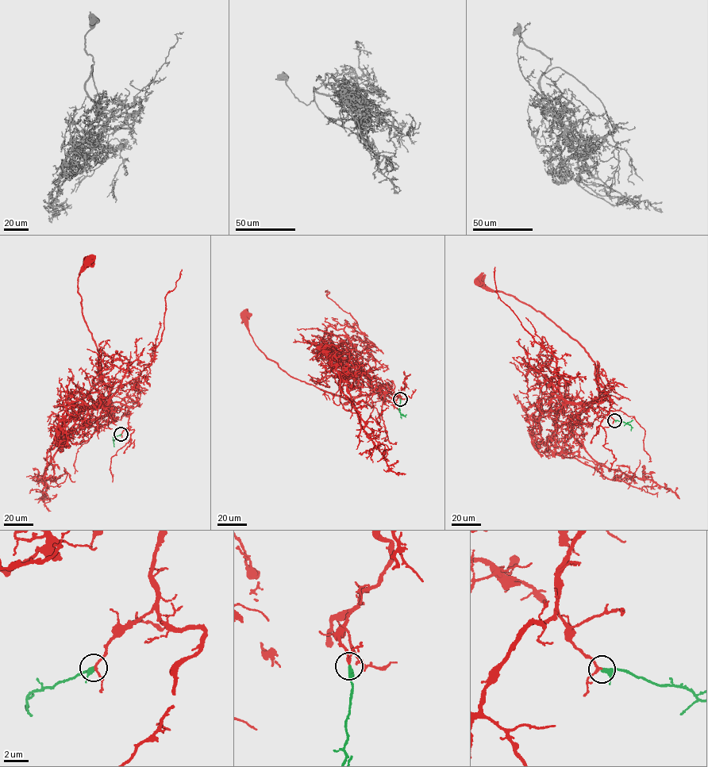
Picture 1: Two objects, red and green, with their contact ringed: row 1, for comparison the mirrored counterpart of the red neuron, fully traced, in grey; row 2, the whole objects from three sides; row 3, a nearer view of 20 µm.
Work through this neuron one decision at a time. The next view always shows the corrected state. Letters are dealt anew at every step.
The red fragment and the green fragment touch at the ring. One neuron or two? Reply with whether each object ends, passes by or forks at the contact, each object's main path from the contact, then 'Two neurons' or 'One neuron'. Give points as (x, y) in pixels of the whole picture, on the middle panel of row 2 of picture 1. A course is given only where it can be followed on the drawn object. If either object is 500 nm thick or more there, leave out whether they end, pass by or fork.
At the ring red passes by. At the ring green passes by. Course of red: (400, 399), (400, 393), (397, 396), (387, 392), (346, 399), (293, 377), (256, 347), (249, 332), (244, 315). Course of green: (400, 399), (399, 412), (403, 416), (406, 415). One neuron

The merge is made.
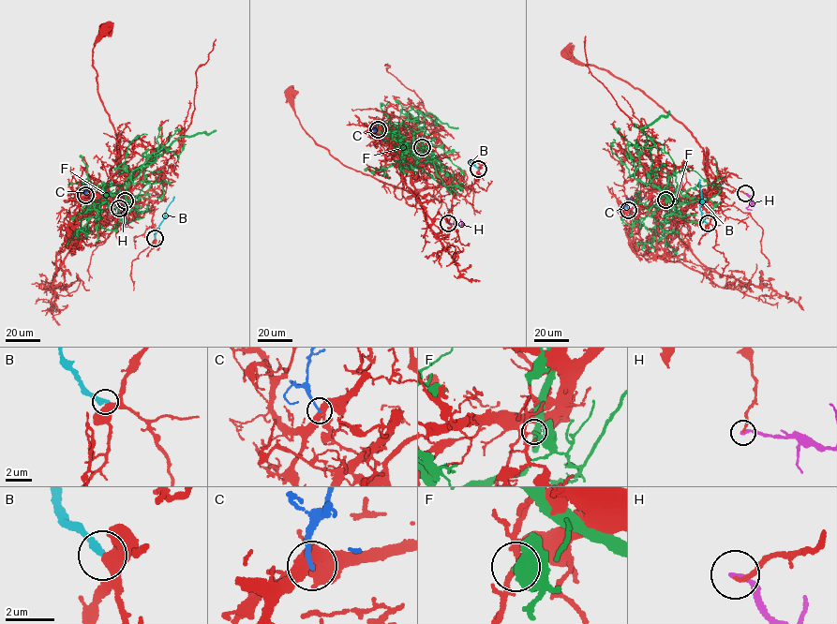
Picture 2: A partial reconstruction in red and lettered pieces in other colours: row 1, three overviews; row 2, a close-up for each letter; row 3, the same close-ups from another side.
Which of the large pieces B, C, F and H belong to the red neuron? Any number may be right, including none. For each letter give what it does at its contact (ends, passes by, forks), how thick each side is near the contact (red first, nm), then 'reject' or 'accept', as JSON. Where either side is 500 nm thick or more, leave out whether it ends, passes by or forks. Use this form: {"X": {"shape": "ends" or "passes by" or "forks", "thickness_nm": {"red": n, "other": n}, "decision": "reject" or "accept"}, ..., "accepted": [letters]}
{"B": {"shape": "ends", "thickness_nm": {"red": 440, "other": 320}, "decision": "reject"}, "C": {"shape": "ends", "thickness_nm": {"red": 400, "other": 160}, "decision": "reject"}, "F": {"shape": "passes by", "thickness_nm": {"red": 150, "other": 150}, "decision": "reject"}, "H": {"shape": "ends", "thickness_nm": {"red": 150, "other": 240}, "decision": "reject"}, "accepted": []}

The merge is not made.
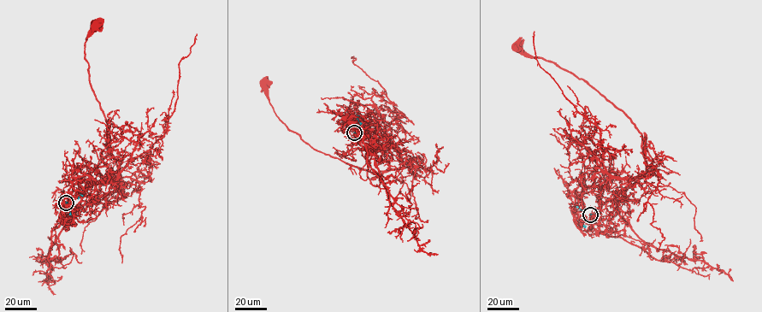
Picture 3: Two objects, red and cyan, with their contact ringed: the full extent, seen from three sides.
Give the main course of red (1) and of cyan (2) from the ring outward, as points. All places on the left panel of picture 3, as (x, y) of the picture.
1: (66, 203), (77, 196), (100, 196), (120, 186), (107, 120), (91, 85), (85, 58), (85, 38), (96, 25)
2: (66, 203), (70, 214), (78, 197), (82, 195)

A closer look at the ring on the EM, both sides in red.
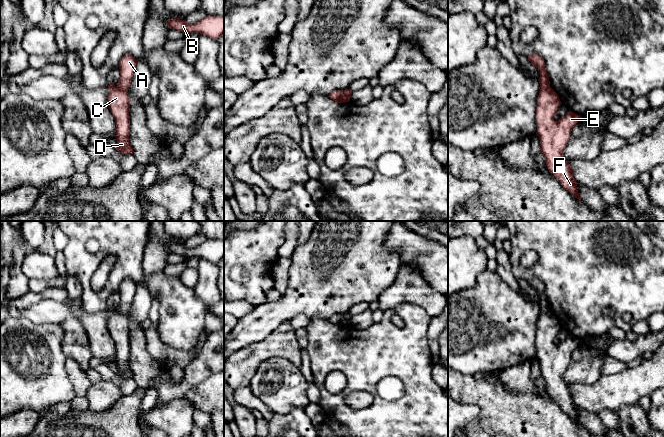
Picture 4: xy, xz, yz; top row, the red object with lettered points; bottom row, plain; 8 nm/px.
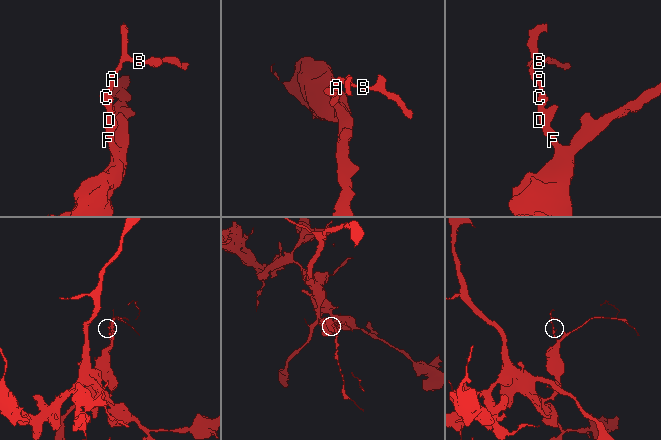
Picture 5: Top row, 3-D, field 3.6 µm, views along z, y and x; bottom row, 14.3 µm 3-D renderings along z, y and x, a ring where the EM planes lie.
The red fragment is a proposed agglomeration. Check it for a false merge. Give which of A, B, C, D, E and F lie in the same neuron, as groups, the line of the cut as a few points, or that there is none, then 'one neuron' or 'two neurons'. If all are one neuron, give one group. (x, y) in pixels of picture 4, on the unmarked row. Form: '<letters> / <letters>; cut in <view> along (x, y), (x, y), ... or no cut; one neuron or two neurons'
A B / C D E F; cut in xy along (117, 309), (126, 315); two neurons

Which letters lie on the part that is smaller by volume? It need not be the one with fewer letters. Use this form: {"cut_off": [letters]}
{"cut_off": ["A", "B"]}

